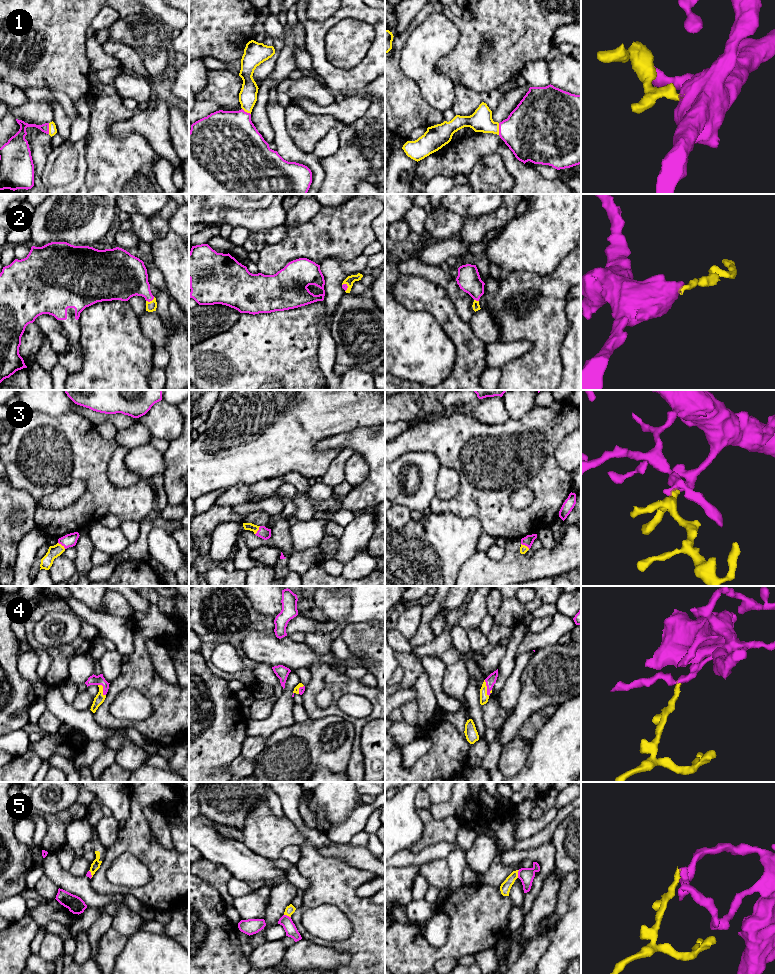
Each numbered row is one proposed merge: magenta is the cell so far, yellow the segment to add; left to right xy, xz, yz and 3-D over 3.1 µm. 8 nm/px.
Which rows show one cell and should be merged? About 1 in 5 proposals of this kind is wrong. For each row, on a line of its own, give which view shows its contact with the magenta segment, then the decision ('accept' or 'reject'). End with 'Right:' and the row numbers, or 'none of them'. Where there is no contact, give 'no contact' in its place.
1: meets magenta in yz; accept
2: meets magenta in xy; accept
3: meets magenta in xy; accept
4: meets magenta in yz; accept
5: meets magenta in yz; reject
Right: 1, 2, 3, 4

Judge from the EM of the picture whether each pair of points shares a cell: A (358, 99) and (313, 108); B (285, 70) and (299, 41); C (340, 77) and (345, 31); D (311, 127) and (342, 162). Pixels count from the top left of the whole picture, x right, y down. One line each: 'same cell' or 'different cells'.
A: same cell
B: same cell
C: different cells
D: same cell

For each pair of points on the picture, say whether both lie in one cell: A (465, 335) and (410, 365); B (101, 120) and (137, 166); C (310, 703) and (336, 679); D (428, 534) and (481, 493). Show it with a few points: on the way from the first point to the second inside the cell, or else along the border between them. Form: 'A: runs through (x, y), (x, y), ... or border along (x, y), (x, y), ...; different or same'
A: border along (438, 322), (454, 346), (456, 355), (454, 365); different
B: runs through (101, 132), (125, 157); same
C: runs through (310, 695), (320, 685), (325, 685), (328, 682); same
D: border along (431, 511), (452, 512), (477, 519); different

